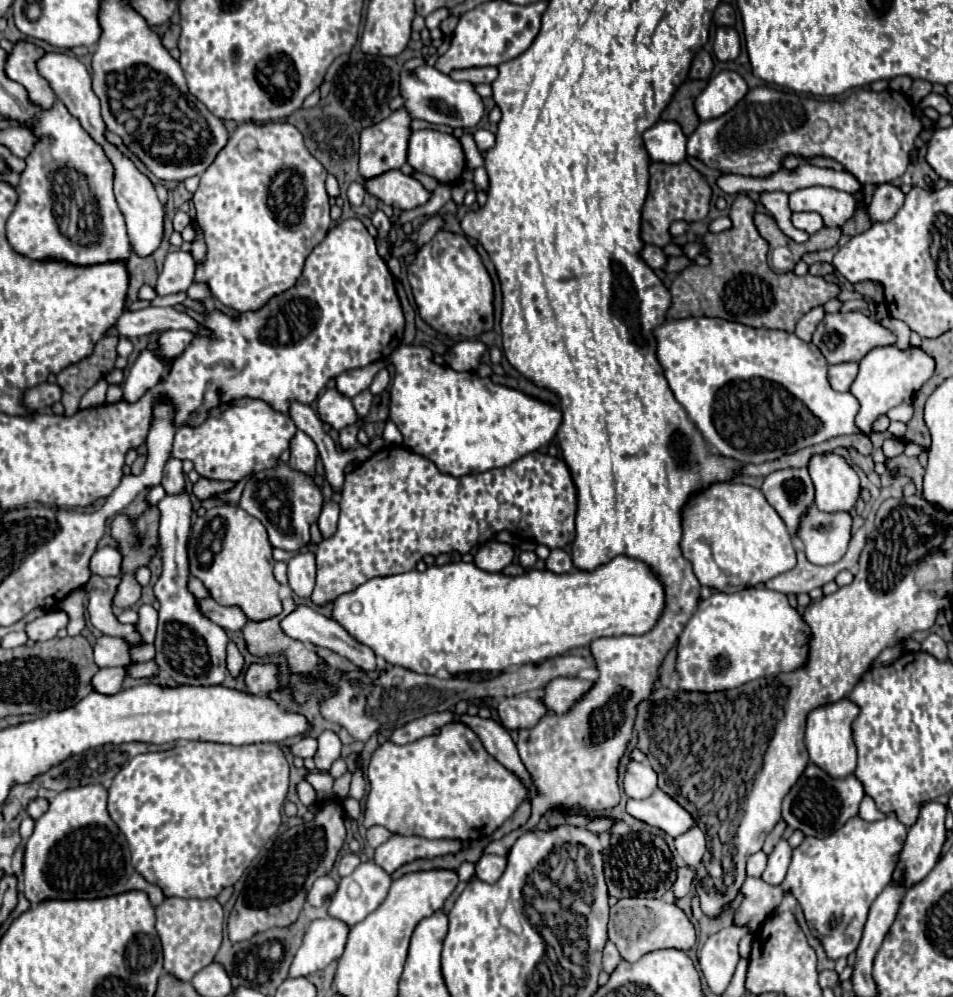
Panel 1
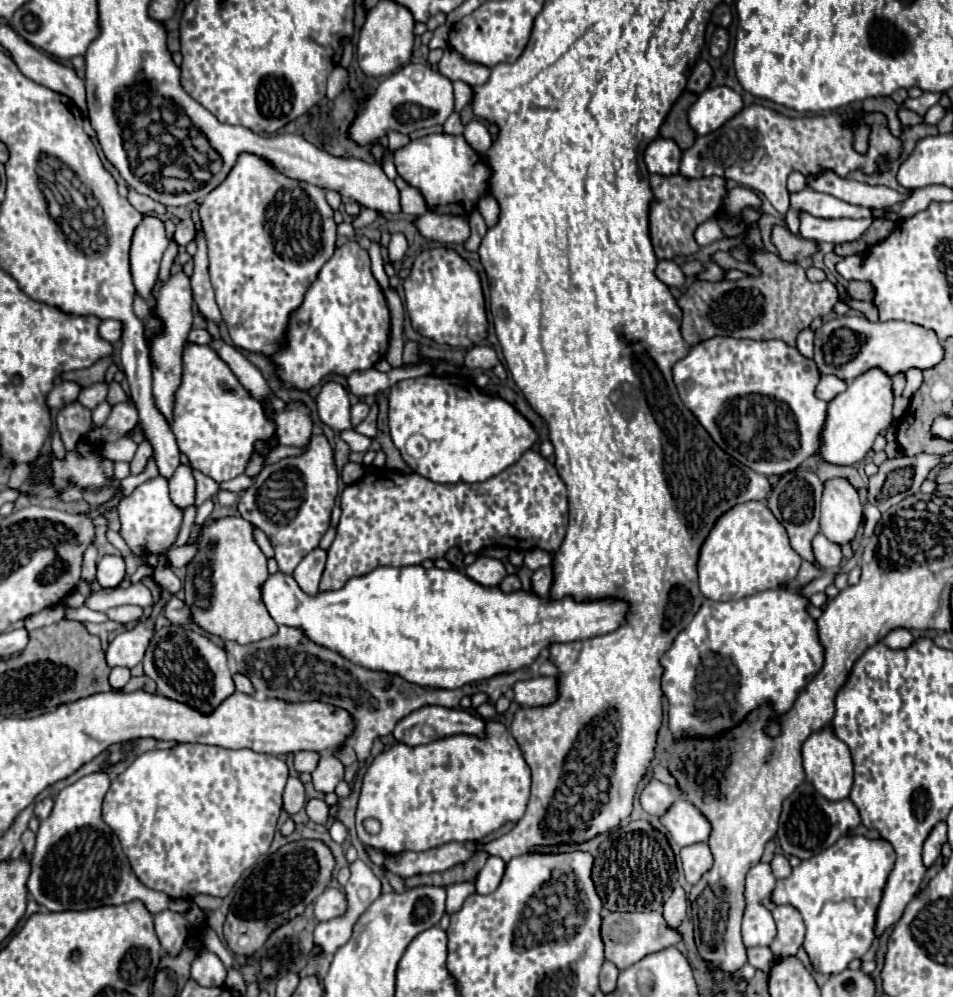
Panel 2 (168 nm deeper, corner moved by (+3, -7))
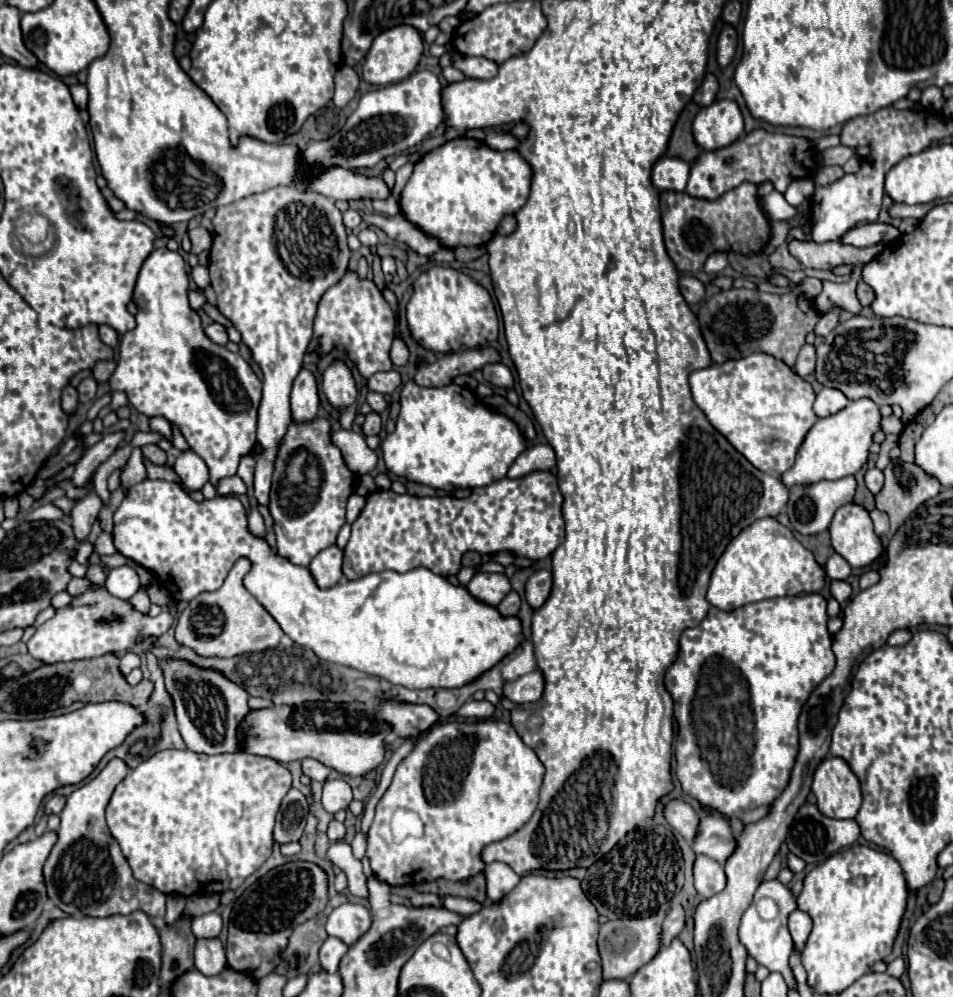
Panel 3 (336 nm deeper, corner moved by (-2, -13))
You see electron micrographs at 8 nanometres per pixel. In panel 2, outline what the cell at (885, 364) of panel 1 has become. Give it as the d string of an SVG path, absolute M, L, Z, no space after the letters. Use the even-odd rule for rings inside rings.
M866 371L850 387L828 403L826 419L820 431L818 453L830 465L856 465L870 451L874 439L892 421L892 381L882 371Z

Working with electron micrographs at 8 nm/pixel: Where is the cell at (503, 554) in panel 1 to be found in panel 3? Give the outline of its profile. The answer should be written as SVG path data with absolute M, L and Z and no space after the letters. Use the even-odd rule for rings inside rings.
M481 571L469 581L467 589L475 599L497 607L501 603L501 599L511 591L511 583L503 573Z

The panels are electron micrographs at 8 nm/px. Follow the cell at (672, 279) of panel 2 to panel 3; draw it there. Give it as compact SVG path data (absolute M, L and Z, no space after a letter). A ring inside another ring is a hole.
M681 275L679 277L679 291L681 295L685 297L687 303L699 303L705 295L705 287L699 279L695 277L687 277L687 275Z

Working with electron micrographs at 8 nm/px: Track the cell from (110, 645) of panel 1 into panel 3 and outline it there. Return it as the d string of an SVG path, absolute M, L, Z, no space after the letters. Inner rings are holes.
M127 651L127 653L121 657L121 665L119 665L119 669L121 669L123 675L127 675L131 669L139 667L139 663L141 663L141 657L139 657L137 653L133 653L133 651Z

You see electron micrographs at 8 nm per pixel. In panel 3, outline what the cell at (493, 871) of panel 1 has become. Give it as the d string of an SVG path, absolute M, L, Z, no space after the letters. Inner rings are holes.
M497 861L485 867L485 877L487 877L487 899L489 901L499 901L519 883L519 875L507 863L497 863Z

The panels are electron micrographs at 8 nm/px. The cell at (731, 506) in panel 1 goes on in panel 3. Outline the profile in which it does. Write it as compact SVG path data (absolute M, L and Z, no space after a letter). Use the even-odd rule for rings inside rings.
M763 517L731 539L731 545L727 545L711 573L707 601L723 611L733 611L771 597L819 593L823 585L825 571L815 557L775 517Z

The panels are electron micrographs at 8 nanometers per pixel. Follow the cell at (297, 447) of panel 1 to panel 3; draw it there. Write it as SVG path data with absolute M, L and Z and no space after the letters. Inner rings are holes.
M301 371L291 389L291 417L293 421L307 423L317 417L319 409L319 395L317 395L317 383L311 371Z

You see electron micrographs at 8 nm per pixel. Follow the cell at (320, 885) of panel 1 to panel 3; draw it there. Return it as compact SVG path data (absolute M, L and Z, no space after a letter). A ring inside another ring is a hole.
M343 903L335 907L327 917L327 933L331 937L337 937L345 941L347 945L353 945L371 925L369 909L357 903Z

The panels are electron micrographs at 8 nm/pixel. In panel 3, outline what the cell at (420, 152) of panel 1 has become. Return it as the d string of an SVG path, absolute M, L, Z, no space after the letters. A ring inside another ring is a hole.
M457 137L427 151L401 193L401 211L445 247L485 245L503 215L513 215L529 197L531 169L517 151L495 151L481 141Z

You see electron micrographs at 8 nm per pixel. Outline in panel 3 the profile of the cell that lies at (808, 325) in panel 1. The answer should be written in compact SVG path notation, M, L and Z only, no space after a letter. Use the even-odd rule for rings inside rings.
M805 343L803 349L799 351L799 357L797 357L797 363L795 363L795 369L801 377L807 377L815 371L815 347Z

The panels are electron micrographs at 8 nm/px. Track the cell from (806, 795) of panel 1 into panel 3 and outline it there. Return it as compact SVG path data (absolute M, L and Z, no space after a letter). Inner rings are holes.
M803 803L797 811L797 815L793 817L793 823L789 827L789 833L787 833L787 847L793 855L801 857L805 863L811 863L811 865L817 865L817 863L823 863L827 857L831 857L833 853L837 853L839 849L843 847L849 847L857 841L859 837L859 825L855 819L831 819L831 817L825 817L819 807L815 803Z

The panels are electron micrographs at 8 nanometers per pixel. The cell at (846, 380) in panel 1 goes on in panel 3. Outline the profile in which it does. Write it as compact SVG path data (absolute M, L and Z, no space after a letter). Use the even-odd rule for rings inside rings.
M823 387L817 393L813 409L815 409L815 413L819 417L827 417L827 415L833 415L833 413L841 411L847 403L849 403L847 397L843 397L843 393L839 393L839 389L827 389L827 387Z

